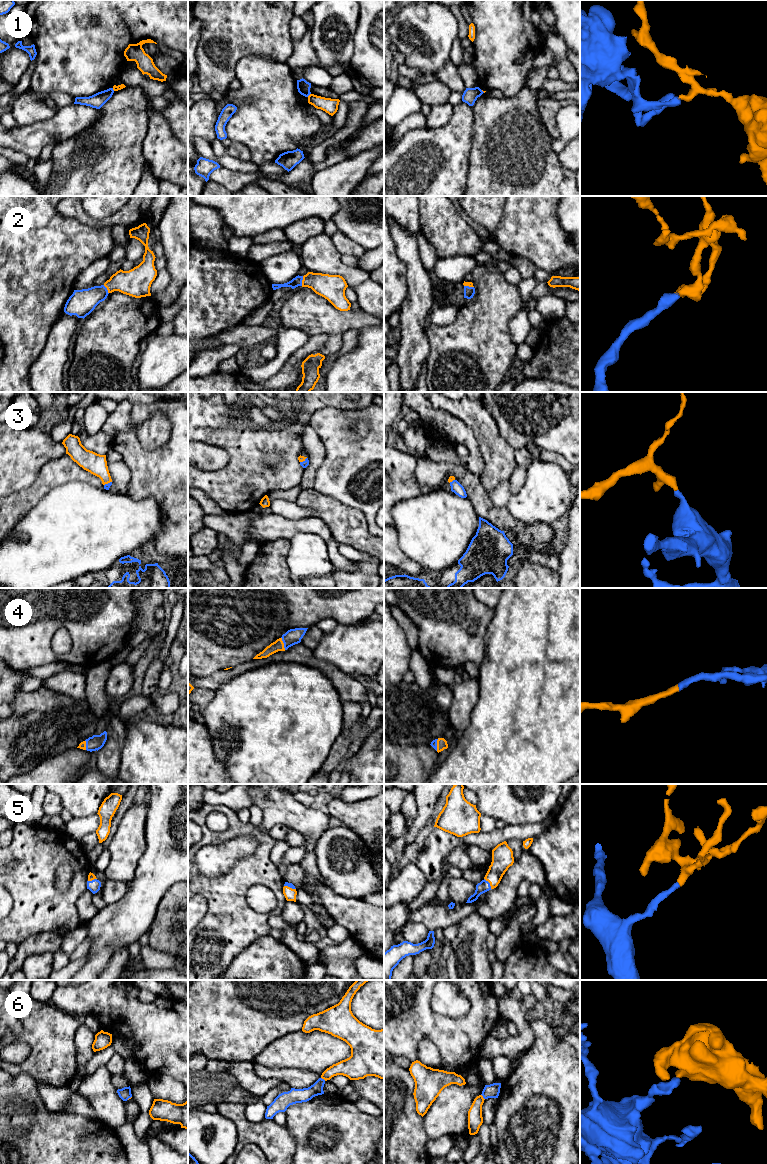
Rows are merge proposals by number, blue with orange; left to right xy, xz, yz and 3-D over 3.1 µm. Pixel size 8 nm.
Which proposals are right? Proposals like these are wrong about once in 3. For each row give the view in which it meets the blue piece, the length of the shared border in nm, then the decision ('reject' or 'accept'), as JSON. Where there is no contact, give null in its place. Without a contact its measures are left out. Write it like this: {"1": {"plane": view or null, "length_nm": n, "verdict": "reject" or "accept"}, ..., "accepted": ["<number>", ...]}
{"1": {"plane": "xz", "length_nm": 40, "verdict": "reject"}, "2": {"plane": "xz", "length_nm": 80, "verdict": "accept"}, "3": {"plane": "xy", "length_nm": 70, "verdict": "accept"}, "4": {"plane": "xz", "length_nm": 110, "verdict": "accept"}, "5": {"plane": "yz", "length_nm": 110, "verdict": "accept"}, "6": {"plane": "yz", "length_nm": 50, "verdict": "reject"}, "accepted": ["2", "3", "4", "5"]}

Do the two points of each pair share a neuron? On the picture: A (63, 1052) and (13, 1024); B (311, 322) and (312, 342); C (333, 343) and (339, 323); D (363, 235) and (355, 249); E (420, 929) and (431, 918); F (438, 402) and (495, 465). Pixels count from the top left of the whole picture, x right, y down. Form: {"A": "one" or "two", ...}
{"A": "two", "B": "two", "C": "two", "D": "two", "E": "two", "F": "one"}

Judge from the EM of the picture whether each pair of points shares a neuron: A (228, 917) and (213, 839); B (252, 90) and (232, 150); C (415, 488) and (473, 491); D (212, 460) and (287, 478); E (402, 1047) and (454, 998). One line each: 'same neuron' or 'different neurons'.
A: same neuron
B: different neurons
C: different neurons
D: different neurons
E: different neurons

